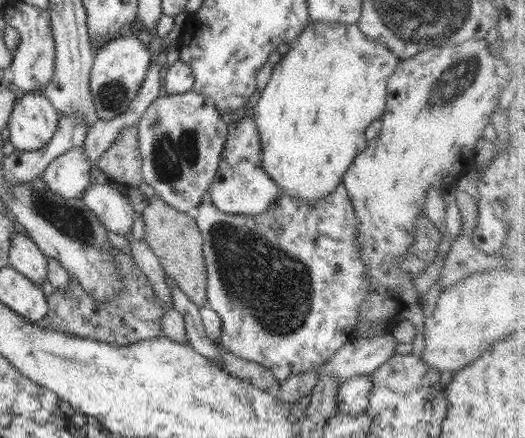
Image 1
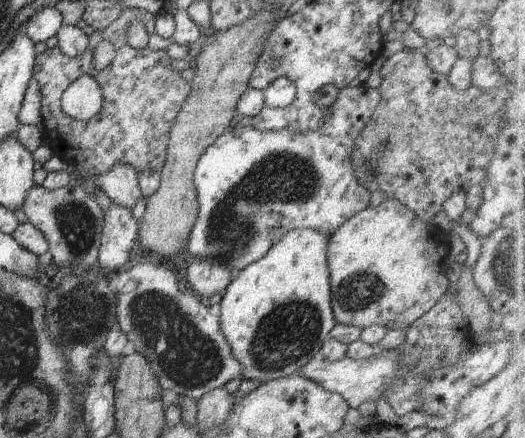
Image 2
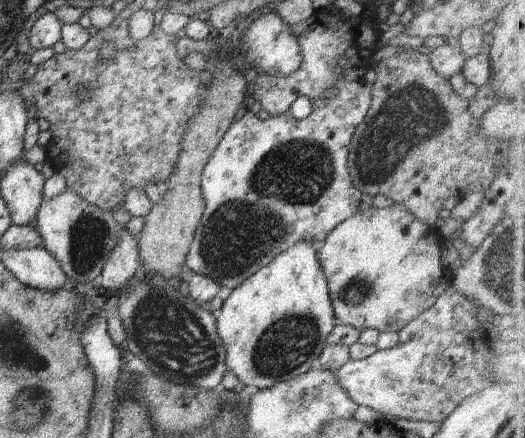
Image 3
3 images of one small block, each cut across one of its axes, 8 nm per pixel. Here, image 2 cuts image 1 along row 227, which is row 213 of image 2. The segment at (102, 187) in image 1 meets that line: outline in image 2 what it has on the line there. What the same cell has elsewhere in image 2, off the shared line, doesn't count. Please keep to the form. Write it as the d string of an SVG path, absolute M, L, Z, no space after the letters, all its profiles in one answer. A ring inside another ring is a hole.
M112 203L104 211L104 236L101 238L98 261L112 276L122 270L138 241L139 224L132 211Z

